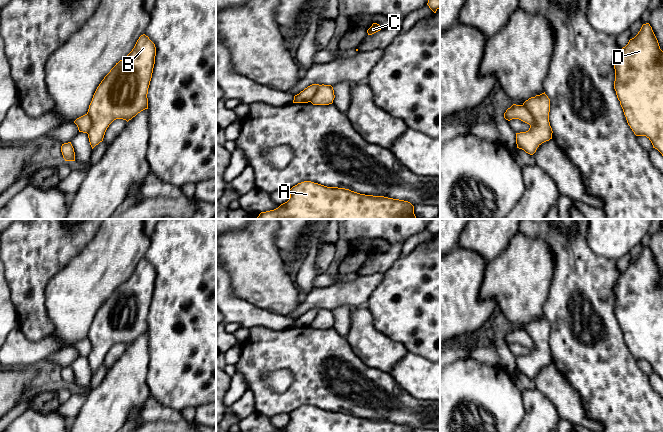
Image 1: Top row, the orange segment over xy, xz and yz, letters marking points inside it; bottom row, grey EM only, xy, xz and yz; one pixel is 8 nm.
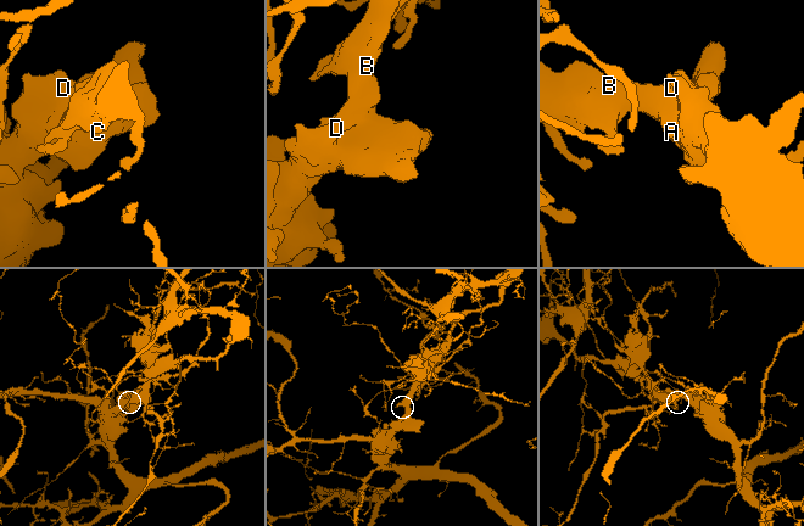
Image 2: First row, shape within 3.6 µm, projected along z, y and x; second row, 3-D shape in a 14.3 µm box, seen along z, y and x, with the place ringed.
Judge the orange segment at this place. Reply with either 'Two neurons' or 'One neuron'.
Two neurons

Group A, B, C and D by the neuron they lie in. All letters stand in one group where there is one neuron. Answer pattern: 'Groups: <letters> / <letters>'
Groups: A B D / C

